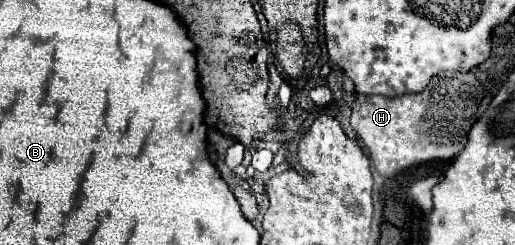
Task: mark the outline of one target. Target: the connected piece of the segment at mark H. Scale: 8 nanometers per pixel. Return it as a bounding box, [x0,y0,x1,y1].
[350,71,484,177]

